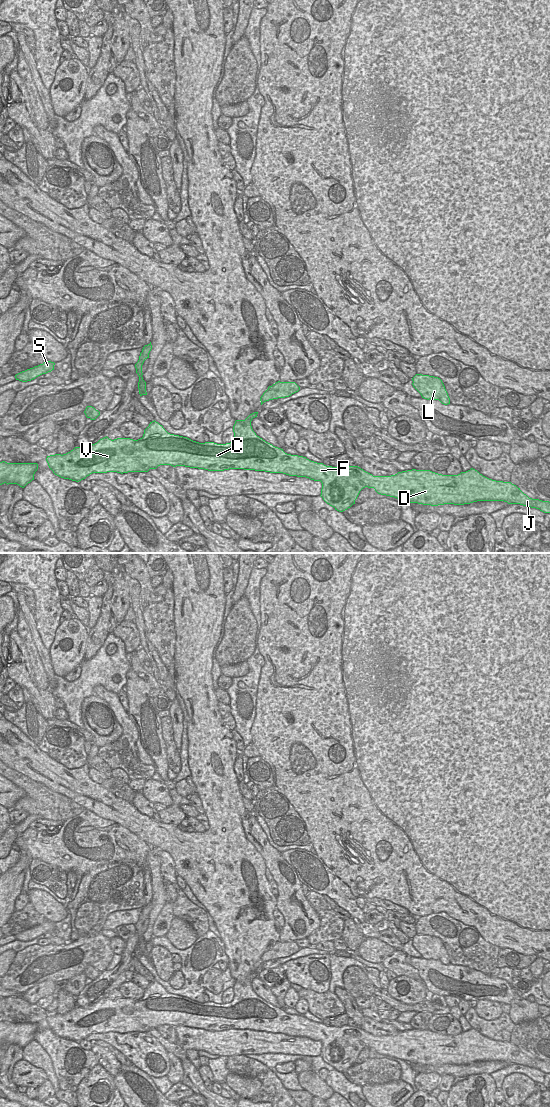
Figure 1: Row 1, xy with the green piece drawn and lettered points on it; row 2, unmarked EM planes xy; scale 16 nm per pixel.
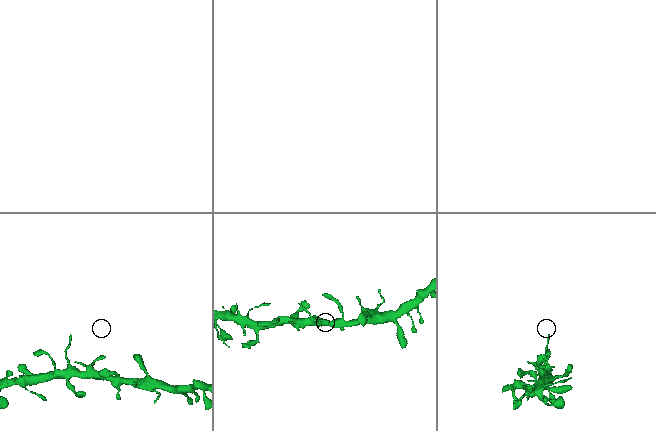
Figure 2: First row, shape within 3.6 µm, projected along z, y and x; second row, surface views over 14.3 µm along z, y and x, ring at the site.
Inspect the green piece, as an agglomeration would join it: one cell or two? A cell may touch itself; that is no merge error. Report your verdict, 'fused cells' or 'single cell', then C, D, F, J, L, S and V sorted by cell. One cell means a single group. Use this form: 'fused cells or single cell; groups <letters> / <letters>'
single cell; groups C D F J L S V

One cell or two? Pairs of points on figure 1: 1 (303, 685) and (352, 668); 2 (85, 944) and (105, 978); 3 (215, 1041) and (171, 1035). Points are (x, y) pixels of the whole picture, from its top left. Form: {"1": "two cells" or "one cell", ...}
{"1": "one cell", "2": "two cells", "3": "two cells"}

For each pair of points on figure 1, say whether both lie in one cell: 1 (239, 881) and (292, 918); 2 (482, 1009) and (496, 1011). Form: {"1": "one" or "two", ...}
{"1": "two", "2": "one"}

